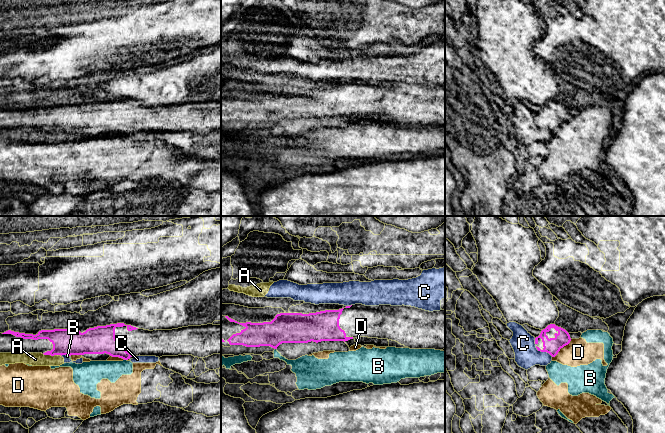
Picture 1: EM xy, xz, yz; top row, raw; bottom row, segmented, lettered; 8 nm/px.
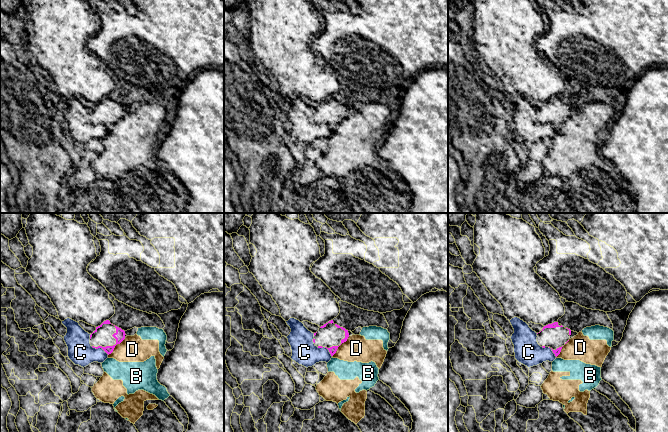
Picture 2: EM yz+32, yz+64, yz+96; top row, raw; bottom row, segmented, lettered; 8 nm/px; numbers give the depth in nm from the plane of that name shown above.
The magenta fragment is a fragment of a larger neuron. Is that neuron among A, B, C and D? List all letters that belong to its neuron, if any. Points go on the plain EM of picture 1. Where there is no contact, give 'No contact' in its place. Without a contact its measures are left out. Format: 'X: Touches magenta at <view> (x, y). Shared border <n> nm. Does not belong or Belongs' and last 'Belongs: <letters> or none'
A: Touches magenta at xy (48, 130). Shared border 90 nm. Does not belong
B: Touches magenta at xy (125, 135). Shared border 30 nm. Does not belong
C: Touches magenta at yz (543, 127). Shared border 170 nm. Does not belong
D: Touches magenta at yz (561, 123). Shared border 220 nm. Does not belong
Belongs: none

